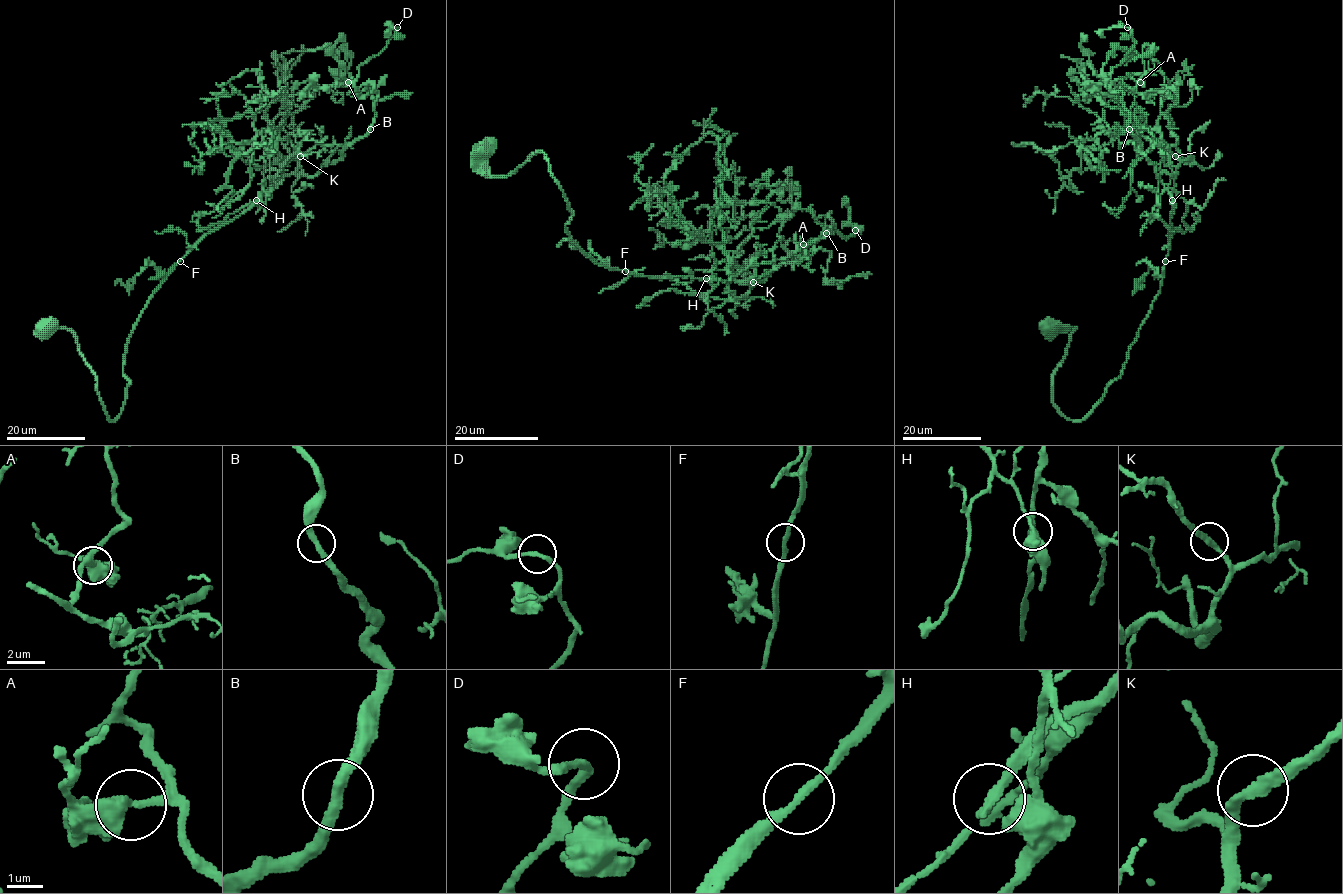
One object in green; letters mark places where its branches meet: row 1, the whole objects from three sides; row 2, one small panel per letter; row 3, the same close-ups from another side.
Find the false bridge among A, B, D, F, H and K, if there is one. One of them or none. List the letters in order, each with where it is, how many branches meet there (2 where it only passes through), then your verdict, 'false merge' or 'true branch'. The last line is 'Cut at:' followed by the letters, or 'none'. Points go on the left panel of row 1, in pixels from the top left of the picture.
A: place (348, 82); branches 2; true branch
B: place (370, 129); branches 2; true branch
D: place (397, 27); branches 2; true branch
F: place (180, 261); branches 2; true branch
H: place (256, 200); branches 2; true branch
K: place (300, 156); branches 2; true branch
Cut at: none

